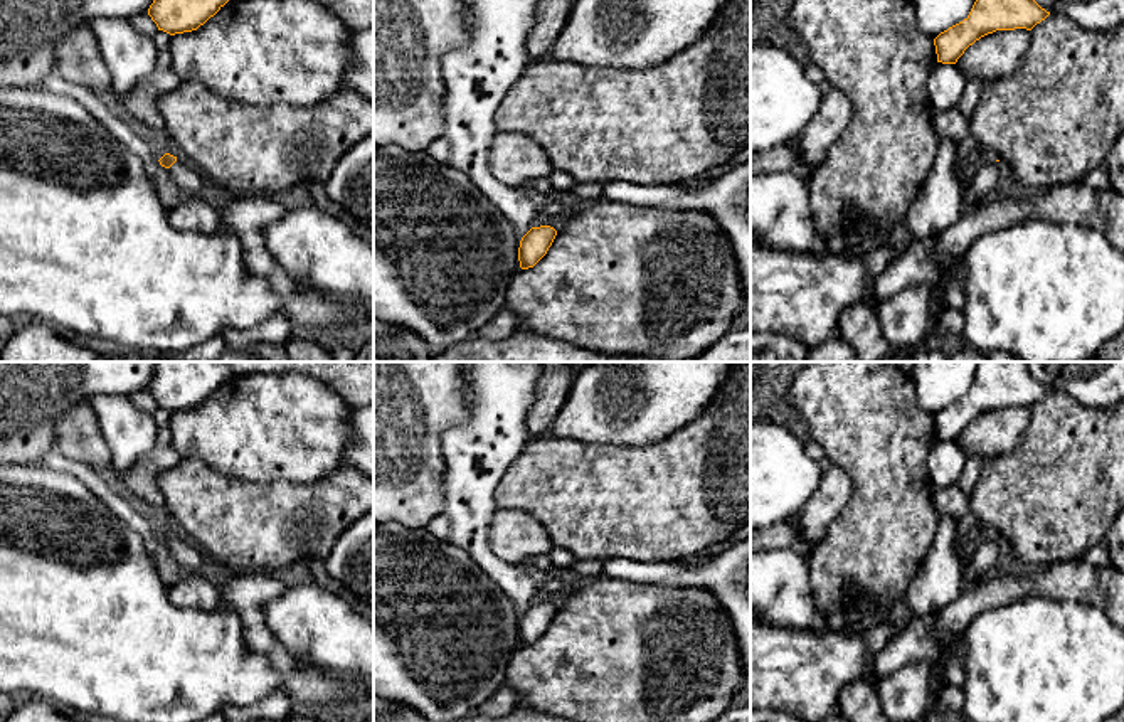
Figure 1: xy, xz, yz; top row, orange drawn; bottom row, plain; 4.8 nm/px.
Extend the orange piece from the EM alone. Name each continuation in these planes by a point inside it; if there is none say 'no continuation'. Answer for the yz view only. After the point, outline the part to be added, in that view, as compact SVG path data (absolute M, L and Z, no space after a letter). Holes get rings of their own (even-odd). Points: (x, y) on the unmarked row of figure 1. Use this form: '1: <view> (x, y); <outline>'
no continuation

